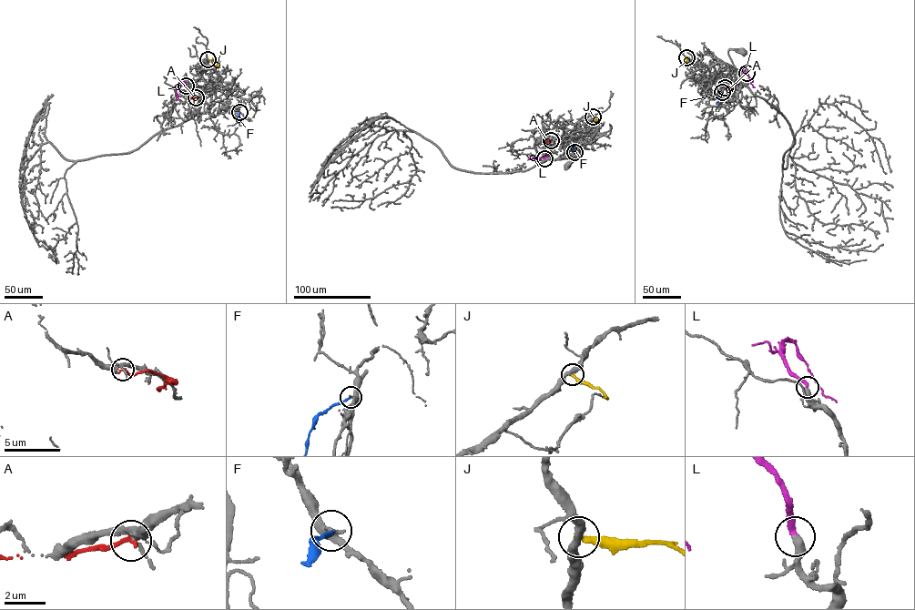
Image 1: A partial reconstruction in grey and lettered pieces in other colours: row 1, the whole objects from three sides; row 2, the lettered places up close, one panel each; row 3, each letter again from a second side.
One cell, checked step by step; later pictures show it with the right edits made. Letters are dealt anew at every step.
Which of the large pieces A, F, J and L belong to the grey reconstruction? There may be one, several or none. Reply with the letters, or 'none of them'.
L

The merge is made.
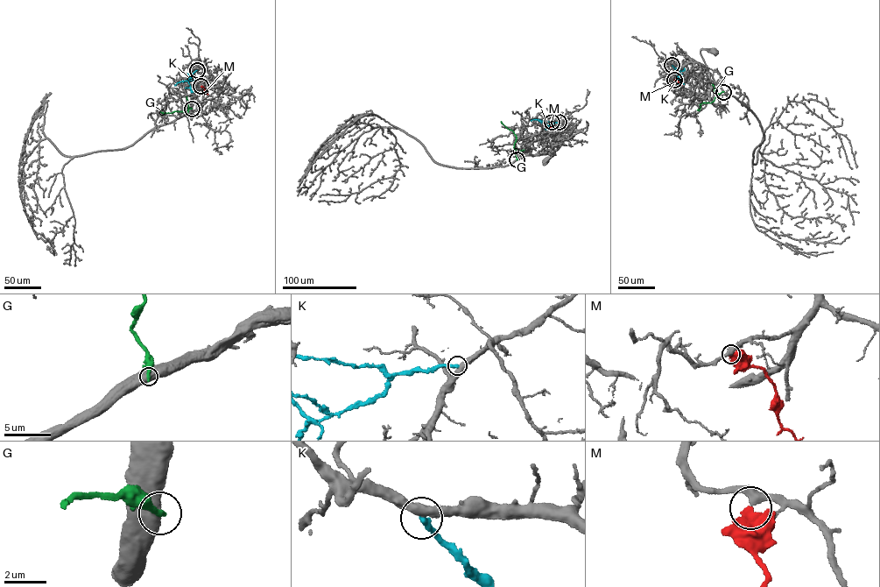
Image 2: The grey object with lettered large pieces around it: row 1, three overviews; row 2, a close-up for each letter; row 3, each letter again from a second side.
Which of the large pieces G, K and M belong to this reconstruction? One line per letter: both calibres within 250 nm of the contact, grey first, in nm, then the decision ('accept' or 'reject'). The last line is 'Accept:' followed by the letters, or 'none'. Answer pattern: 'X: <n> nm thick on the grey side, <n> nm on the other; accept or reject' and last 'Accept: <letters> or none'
G: 800 nm thick on the grey side, 280 nm on the other; reject
K: 460 nm thick on the grey side, 320 nm on the other; reject
M: 360 nm thick on the grey side, 480 nm on the other; reject
Accept: none

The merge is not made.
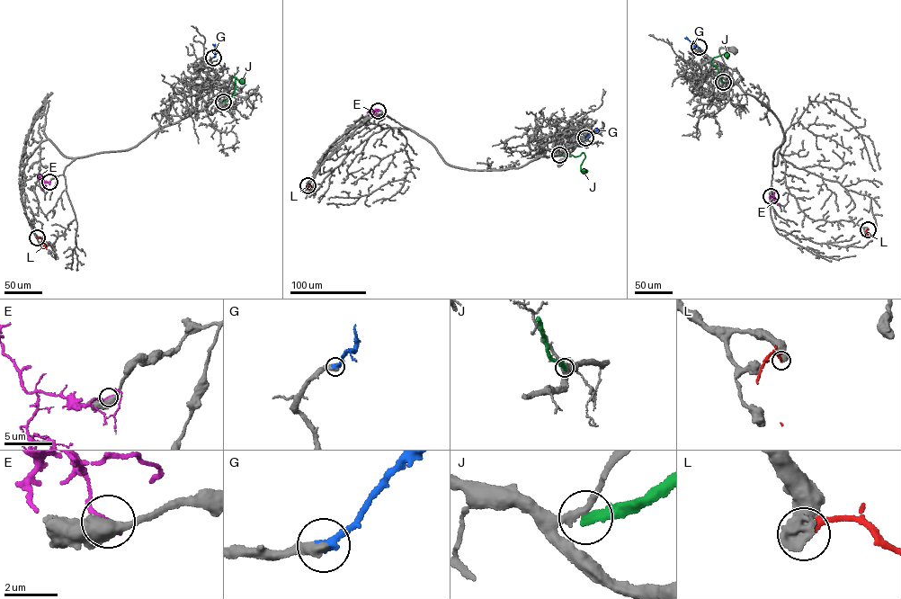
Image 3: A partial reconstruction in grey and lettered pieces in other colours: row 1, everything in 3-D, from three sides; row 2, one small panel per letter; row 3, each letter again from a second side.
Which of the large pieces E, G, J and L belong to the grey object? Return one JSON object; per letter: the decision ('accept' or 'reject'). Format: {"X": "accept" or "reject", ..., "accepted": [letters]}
{"E": "reject", "G": "accept", "J": "reject", "L": "reject", "accepted": ["G"]}

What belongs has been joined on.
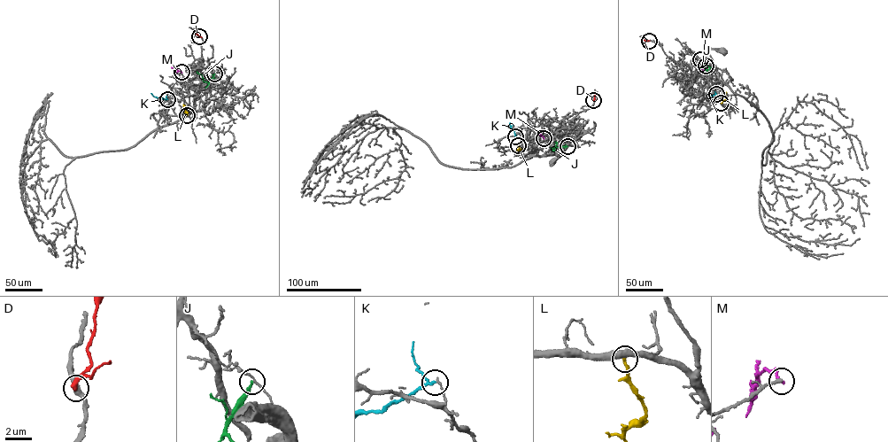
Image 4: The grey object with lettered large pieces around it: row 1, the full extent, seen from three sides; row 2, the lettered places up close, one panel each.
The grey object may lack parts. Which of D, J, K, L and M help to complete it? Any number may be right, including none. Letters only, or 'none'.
none

